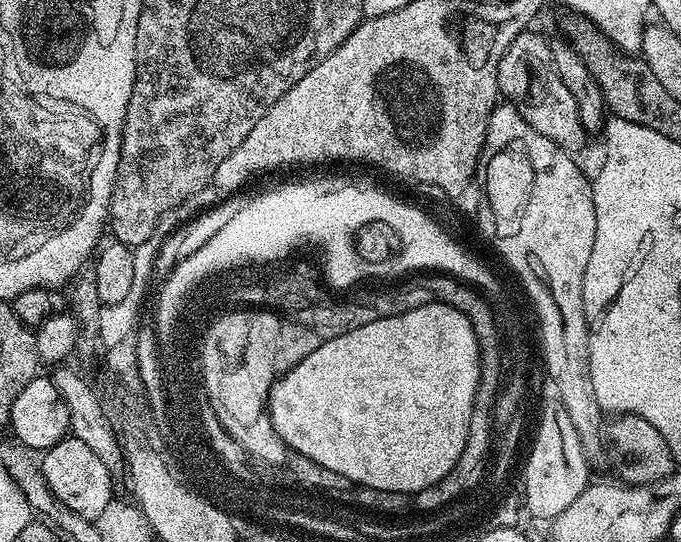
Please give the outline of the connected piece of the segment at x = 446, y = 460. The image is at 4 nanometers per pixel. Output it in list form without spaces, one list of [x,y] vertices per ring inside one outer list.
[[[433,302],[417,308],[396,310],[391,314],[380,314],[380,317],[377,315],[366,325],[345,335],[341,341],[327,341],[324,346],[319,346],[312,357],[302,358],[292,369],[275,380],[268,390],[268,413],[274,430],[284,439],[289,449],[293,453],[301,452],[315,467],[337,472],[361,488],[373,488],[379,492],[414,493],[446,478],[446,474],[454,470],[458,458],[464,453],[479,380],[480,351],[471,322],[457,309]]]

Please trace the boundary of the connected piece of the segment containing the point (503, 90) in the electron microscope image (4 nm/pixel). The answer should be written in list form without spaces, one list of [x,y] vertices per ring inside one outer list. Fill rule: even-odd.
[[[535,30],[520,32],[514,42],[502,54],[498,66],[498,86],[500,96],[509,104],[513,104],[526,118],[538,134],[550,138],[562,151],[576,154],[584,144],[586,133],[580,124],[578,106],[574,102],[574,94],[562,86],[562,78],[558,78],[552,51],[545,37],[540,37]]]

